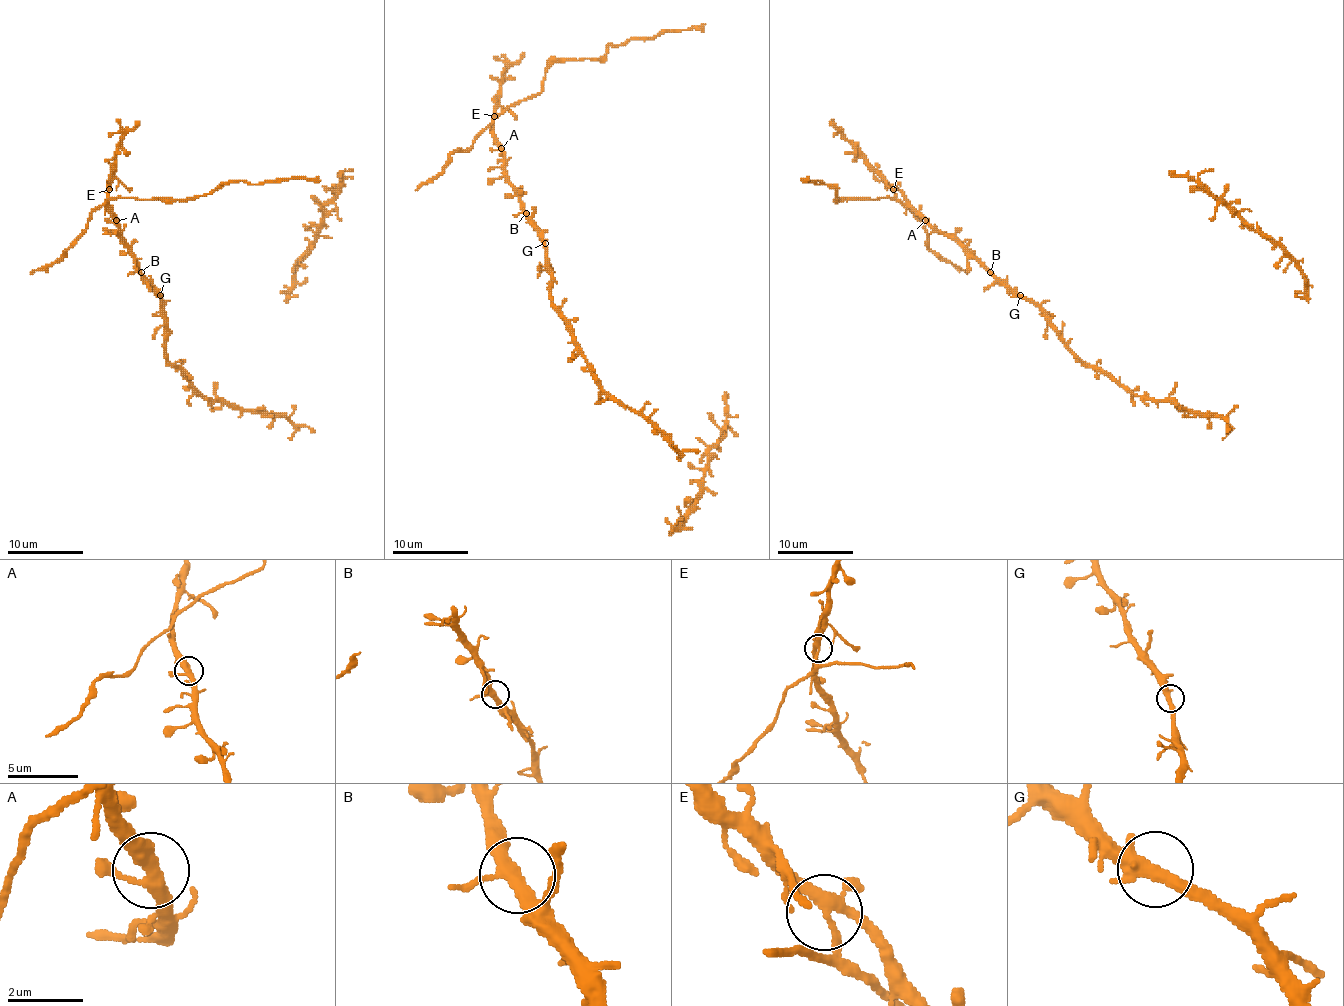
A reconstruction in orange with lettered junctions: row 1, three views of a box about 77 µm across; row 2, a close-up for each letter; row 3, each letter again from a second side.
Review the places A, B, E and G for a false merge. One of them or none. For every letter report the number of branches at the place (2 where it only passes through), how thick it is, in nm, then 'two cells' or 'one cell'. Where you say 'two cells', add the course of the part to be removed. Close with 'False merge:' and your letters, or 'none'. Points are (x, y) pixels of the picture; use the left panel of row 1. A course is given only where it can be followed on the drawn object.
A: branches 3; calibre 320 nm; one cell
B: branches 3; calibre 300 nm; one cell
E: branches 3; calibre 300 nm; two cells; course (109, 190), (110, 198), (194, 199), (212, 194), (225, 182), (242, 180), (250, 184), (280, 178), (320, 180)
G: branches 3; calibre 320 nm; one cell
False merge: E

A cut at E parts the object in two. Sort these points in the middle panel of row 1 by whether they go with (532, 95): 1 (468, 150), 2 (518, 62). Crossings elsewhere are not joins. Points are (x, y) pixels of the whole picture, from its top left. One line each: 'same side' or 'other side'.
1: same side
2: other side

